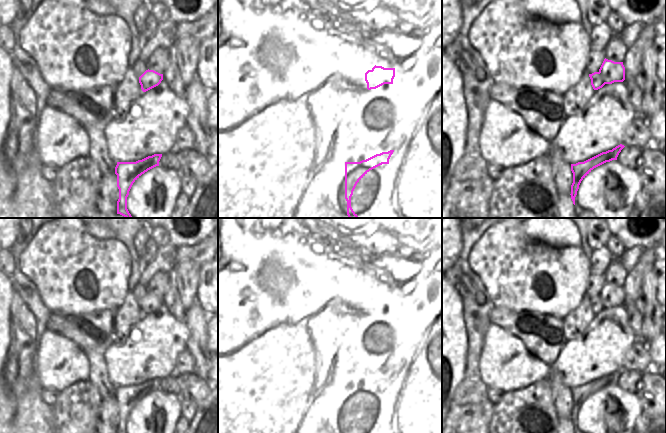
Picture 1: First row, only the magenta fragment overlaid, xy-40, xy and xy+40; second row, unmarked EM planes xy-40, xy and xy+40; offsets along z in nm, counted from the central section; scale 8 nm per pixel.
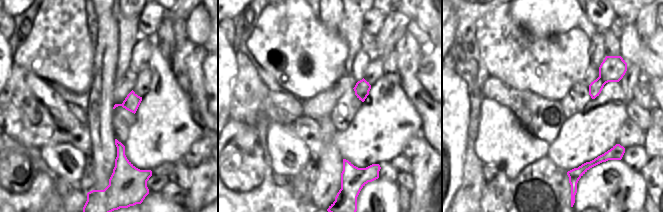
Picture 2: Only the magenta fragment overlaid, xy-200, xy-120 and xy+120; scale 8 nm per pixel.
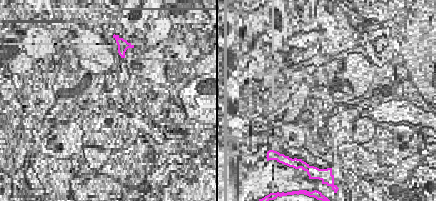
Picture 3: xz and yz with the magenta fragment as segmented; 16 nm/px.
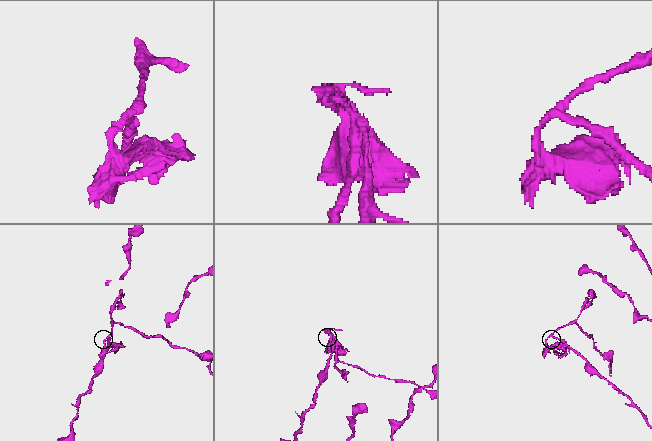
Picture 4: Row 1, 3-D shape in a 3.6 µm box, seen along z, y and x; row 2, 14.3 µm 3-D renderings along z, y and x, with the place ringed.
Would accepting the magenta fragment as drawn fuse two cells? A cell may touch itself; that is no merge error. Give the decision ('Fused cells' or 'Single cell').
Fused cells

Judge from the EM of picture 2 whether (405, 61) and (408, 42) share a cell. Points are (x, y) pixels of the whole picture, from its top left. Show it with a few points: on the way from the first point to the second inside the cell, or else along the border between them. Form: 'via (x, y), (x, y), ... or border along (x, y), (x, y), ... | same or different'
via (408, 56), (408, 47) | same

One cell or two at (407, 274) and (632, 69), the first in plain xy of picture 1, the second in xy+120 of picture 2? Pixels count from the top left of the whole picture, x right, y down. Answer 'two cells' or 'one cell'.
one cell

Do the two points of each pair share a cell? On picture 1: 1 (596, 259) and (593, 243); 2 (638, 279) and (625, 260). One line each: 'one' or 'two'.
1: two
2: two

